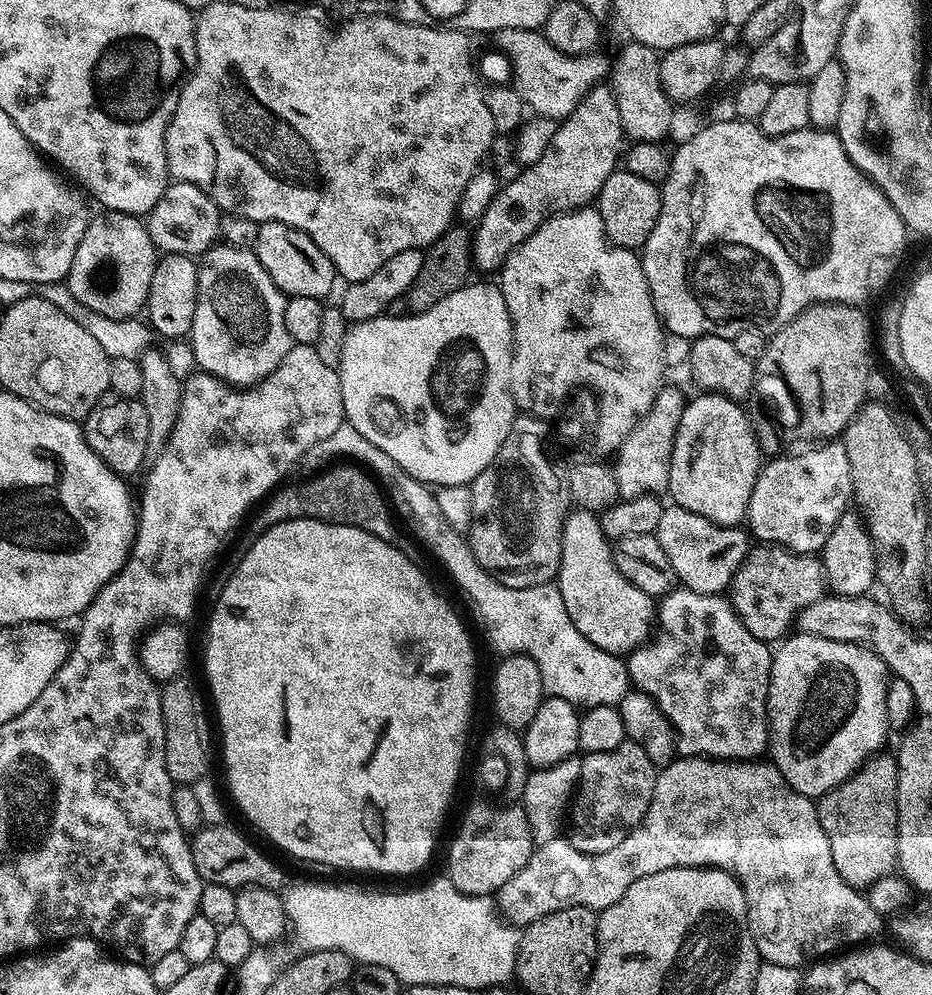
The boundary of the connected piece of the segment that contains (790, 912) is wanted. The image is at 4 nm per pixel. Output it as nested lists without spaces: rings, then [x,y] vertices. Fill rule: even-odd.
[[[700,756],[677,758],[671,764],[667,764],[665,768],[657,771],[654,794],[650,798],[650,806],[646,810],[642,822],[638,822],[638,826],[634,830],[630,830],[630,834],[626,834],[626,838],[622,838],[622,842],[618,842],[618,846],[614,846],[614,850],[606,850],[602,854],[591,856],[585,852],[574,850],[574,846],[566,838],[557,838],[554,842],[539,845],[533,851],[530,862],[526,862],[526,866],[522,866],[522,870],[518,870],[518,874],[514,874],[514,878],[510,878],[510,882],[506,882],[506,886],[500,888],[498,906],[511,923],[517,926],[527,926],[546,914],[566,910],[570,906],[586,906],[593,910],[614,906],[614,902],[618,902],[618,898],[622,898],[622,894],[626,894],[626,890],[630,890],[630,886],[634,886],[634,882],[638,882],[638,878],[646,878],[646,874],[658,874],[658,870],[670,870],[671,868],[721,868],[724,872],[729,872],[744,888],[752,937],[760,952],[761,961],[770,964],[800,968],[809,962],[831,957],[841,950],[848,950],[853,946],[875,941],[879,937],[876,935],[880,932],[882,918],[874,910],[874,906],[870,906],[867,895],[863,891],[850,887],[842,878],[842,874],[838,874],[838,870],[834,866],[834,854],[830,854],[830,842],[826,838],[826,830],[822,830],[820,825],[820,813],[813,797],[798,794],[798,790],[794,790],[788,785],[786,778],[782,778],[780,771],[771,762],[709,760]]]

